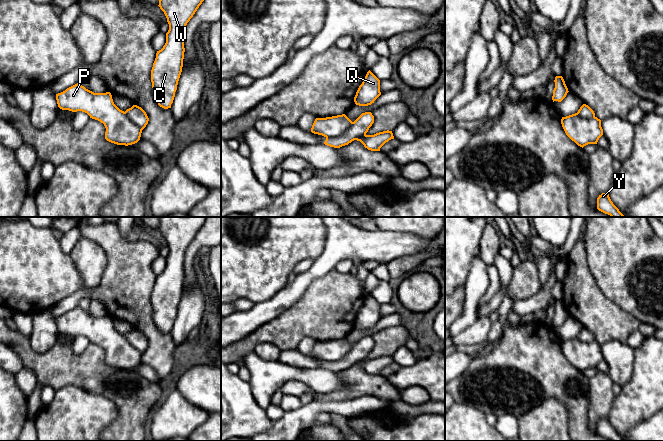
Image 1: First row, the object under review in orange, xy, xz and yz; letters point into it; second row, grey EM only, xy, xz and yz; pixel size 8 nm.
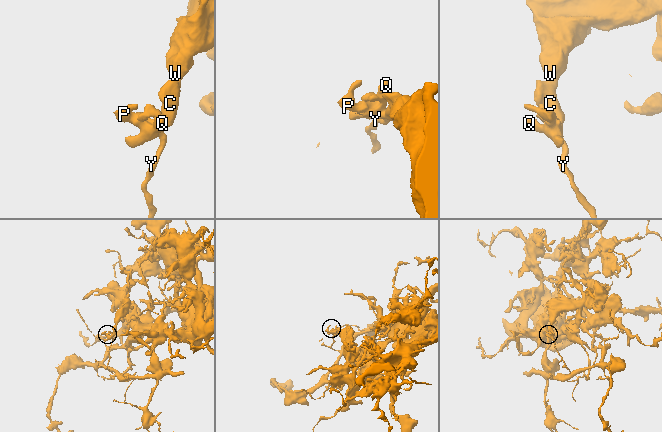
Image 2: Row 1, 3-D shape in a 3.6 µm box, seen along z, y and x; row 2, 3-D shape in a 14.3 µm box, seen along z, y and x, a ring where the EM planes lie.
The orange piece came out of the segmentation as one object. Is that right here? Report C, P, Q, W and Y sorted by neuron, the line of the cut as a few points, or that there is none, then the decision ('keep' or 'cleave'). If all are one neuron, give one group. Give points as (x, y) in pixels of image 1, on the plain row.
C P Q W / Y; cut in xz along (352, 346), (341, 358), (334, 361), (326, 361); cleave

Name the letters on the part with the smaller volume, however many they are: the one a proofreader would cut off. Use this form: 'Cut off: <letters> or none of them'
Cut off: Y

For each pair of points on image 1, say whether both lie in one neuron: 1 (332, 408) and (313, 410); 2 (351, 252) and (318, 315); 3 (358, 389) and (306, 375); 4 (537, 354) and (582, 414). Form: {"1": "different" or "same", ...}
{"1": "same", "2": "different", "3": "different", "4": "same"}

